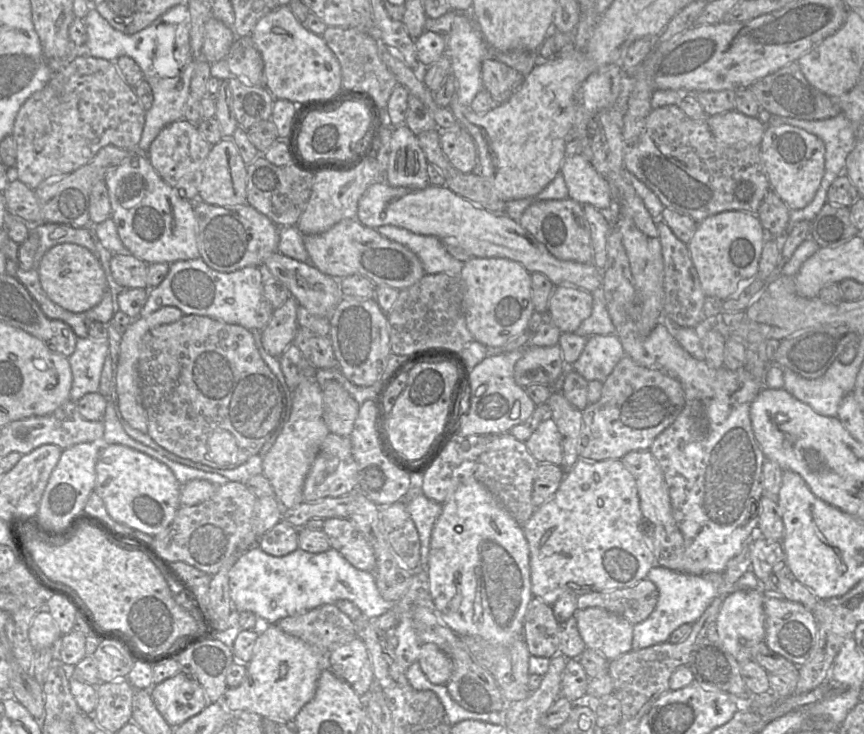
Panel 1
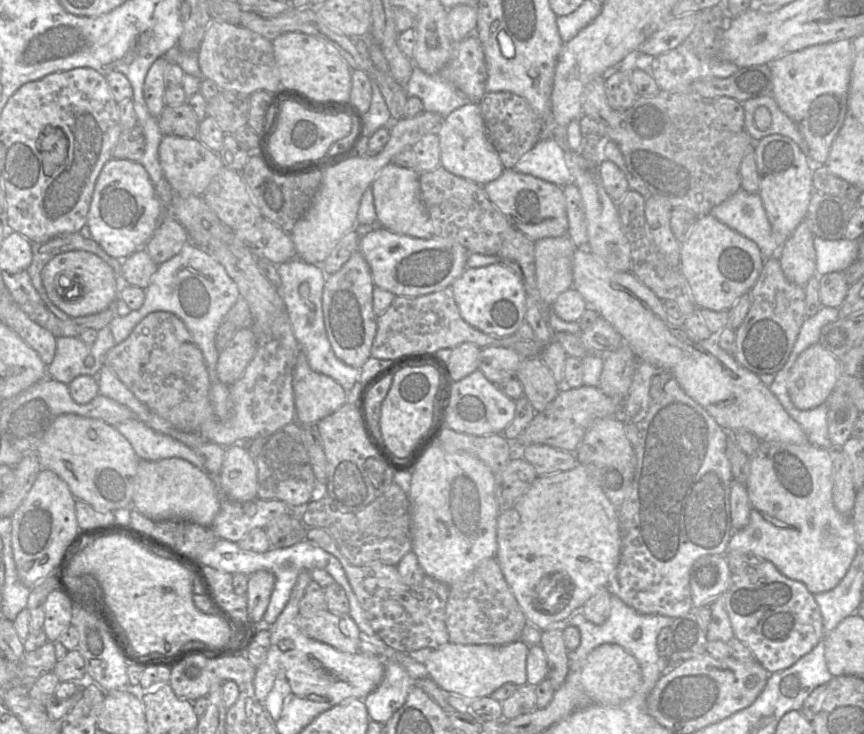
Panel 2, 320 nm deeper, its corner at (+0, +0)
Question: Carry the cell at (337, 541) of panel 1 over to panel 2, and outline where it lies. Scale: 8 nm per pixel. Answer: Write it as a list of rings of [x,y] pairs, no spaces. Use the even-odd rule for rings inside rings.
[[[309,528],[306,539],[338,559],[370,625],[389,647],[410,653],[422,648],[436,649],[449,642],[445,610],[450,586],[428,575],[419,584],[407,585],[397,566],[380,560],[354,566],[340,552],[331,534],[322,528]]]

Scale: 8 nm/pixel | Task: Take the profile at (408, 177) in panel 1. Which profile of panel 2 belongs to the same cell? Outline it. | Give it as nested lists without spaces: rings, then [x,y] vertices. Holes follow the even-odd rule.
[[[389,163],[379,172],[371,184],[376,212],[376,221],[390,232],[420,239],[433,237],[433,228],[426,208],[421,200],[419,173]]]

